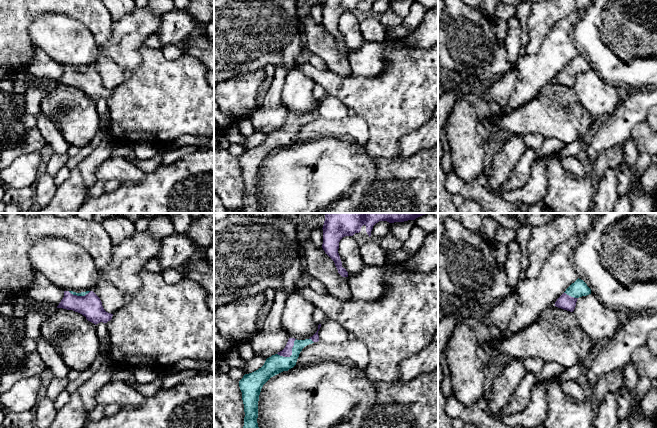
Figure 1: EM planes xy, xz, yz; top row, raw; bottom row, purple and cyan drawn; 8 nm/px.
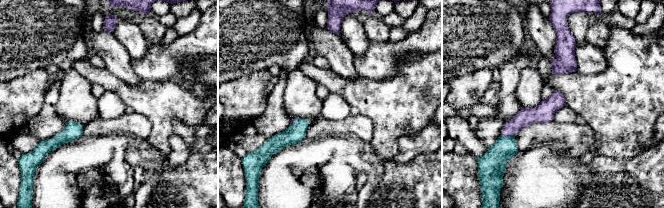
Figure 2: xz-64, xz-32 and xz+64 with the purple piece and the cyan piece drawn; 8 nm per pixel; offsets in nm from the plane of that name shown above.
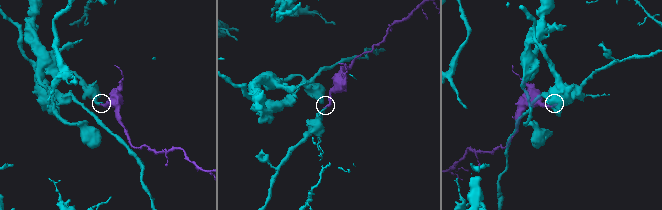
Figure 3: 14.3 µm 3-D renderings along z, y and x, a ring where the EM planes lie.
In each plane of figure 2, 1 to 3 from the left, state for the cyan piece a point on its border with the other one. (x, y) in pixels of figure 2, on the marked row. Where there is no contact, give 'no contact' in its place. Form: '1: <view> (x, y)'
1: no contact
2: xz-32 (294, 122)
3: xz+64 (508, 135)

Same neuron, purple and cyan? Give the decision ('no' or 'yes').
yes

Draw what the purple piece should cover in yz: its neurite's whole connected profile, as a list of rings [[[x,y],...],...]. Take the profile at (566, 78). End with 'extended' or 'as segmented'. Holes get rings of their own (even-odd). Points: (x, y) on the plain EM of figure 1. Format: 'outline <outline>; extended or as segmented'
outline [[[578,54],[557,75],[554,82],[573,88],[576,82],[577,75],[582,72],[587,72],[589,70],[591,70],[591,65],[583,56]]]; extended

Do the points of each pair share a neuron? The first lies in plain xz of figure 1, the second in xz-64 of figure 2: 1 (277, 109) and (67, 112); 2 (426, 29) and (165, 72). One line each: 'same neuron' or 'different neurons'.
1: different neurons
2: same neuron

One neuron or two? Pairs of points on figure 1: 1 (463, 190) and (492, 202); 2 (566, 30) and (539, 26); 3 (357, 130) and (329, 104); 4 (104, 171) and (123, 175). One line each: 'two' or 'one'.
1: one
2: two
3: two
4: one

